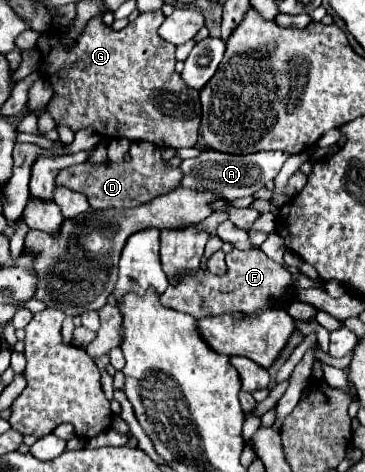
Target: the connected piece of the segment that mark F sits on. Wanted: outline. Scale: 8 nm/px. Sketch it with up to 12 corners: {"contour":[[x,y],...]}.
{"contour":[[263,250],[227,254],[227,272],[185,270],[163,304],[201,318],[293,300],[293,274]]}

